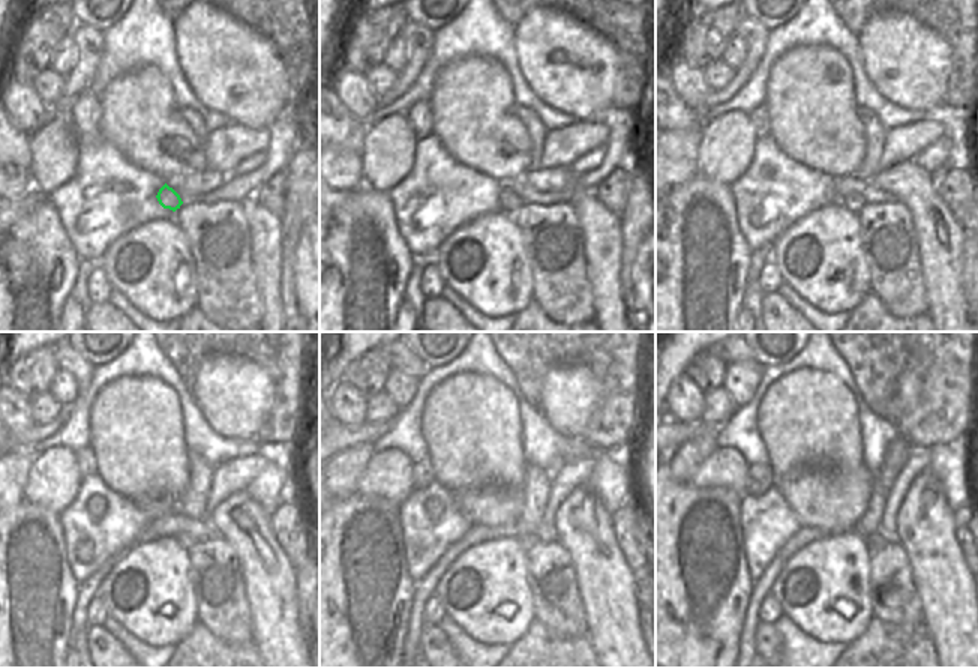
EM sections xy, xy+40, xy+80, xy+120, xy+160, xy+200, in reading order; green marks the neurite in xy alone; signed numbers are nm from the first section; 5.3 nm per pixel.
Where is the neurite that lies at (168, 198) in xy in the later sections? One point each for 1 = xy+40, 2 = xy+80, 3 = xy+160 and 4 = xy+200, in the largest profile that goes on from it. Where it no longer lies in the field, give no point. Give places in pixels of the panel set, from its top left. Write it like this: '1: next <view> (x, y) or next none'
1: next xy+40 (509, 203)
2: next xy+80 (852, 203)
3: next xy+160 (527, 542)
4: next xy+200 (876, 541)

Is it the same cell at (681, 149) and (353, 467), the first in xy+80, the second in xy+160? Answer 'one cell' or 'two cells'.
one cell

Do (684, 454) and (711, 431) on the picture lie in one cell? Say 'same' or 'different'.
same

